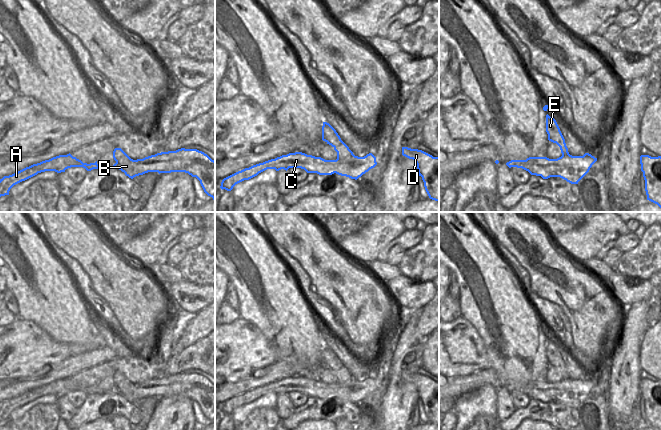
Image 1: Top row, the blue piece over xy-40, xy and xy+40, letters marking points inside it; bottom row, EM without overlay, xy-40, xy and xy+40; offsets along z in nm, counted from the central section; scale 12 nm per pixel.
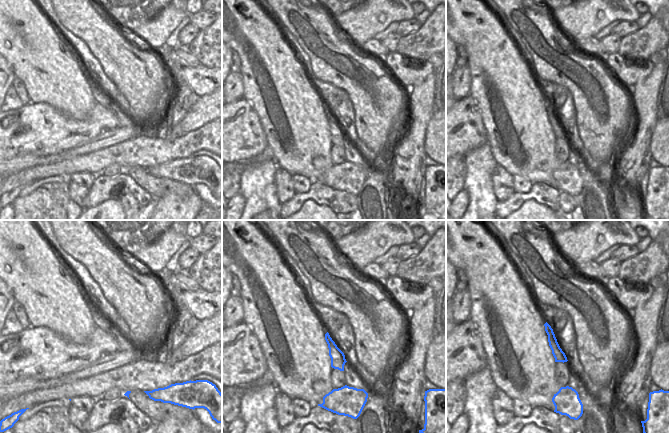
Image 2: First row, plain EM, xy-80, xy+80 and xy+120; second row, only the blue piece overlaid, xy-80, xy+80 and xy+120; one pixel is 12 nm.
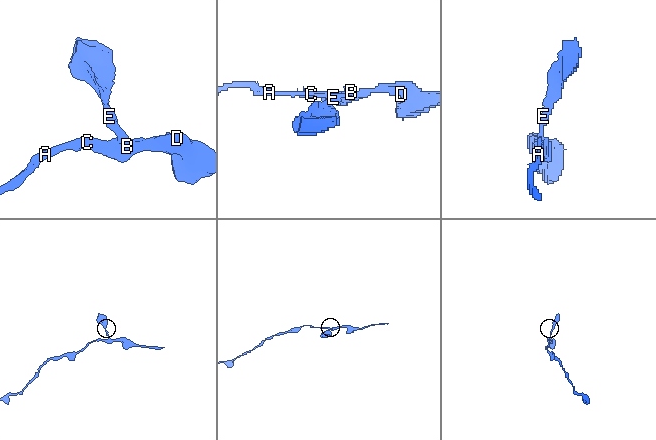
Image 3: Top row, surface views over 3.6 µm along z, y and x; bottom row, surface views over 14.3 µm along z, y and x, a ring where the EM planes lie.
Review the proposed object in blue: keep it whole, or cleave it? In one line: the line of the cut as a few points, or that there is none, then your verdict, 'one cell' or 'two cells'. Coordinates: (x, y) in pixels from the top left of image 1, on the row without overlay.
cut xy (343, 366), (334, 371); two cells

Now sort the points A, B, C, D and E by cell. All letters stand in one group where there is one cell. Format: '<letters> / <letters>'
A B C D / E

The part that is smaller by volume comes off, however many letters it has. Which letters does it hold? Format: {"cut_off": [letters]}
{"cut_off": ["E"]}

